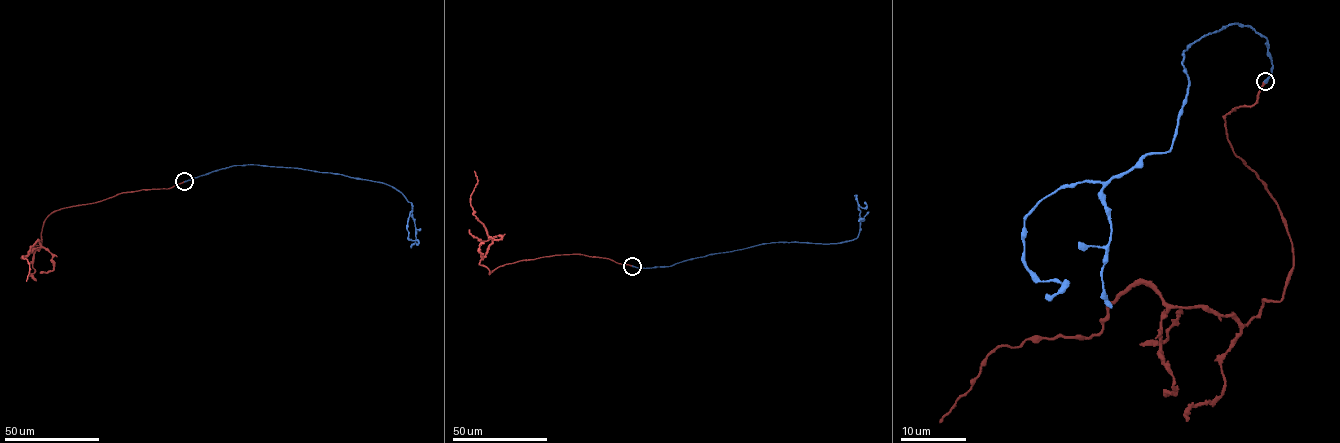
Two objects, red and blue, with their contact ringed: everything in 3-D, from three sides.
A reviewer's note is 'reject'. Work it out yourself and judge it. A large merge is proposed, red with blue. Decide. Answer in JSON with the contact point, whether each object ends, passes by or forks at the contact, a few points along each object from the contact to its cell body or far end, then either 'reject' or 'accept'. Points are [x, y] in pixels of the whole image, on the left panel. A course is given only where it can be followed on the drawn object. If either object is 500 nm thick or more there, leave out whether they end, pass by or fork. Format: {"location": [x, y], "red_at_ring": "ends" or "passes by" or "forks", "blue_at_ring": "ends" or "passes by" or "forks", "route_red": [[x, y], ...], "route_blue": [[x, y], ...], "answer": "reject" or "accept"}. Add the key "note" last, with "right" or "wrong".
{"location": [184, 181], "red_at_ring": "ends", "blue_at_ring": "ends", "route_red": [[184, 181], [54, 211], [32, 251], [44, 247], [37, 240], [22, 256], [26, 281]], "route_blue": [[184, 181], [235, 165], [258, 165], [382, 182], [411, 203], [407, 230], [408, 238], [416, 243]], "answer": "accept", "note": "wrong"}

